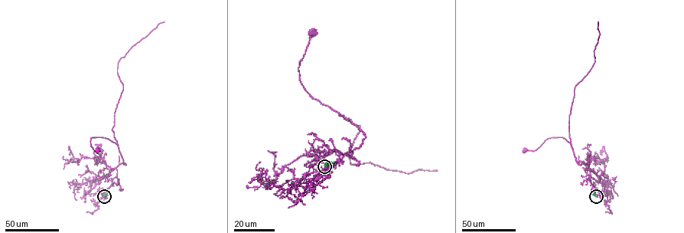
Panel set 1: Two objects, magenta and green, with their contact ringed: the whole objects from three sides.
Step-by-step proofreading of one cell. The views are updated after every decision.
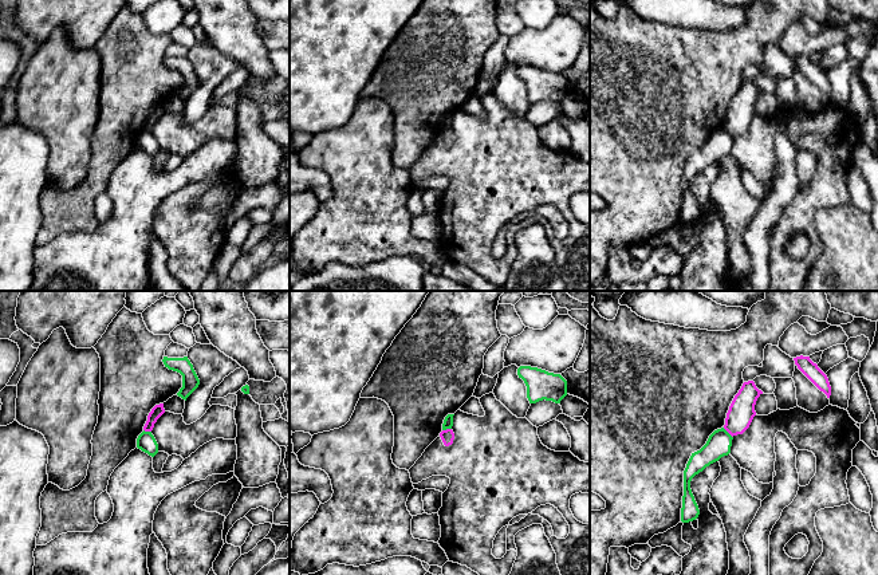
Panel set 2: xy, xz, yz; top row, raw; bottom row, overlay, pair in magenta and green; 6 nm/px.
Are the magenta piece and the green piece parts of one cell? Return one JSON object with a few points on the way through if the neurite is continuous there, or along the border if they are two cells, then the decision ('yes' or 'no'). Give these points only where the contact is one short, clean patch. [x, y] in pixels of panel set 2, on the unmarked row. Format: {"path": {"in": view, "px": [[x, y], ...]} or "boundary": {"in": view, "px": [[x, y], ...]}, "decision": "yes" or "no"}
{"boundary": {"in": "yz", "px": [[723, 128], [732, 137]]}, "decision": "no"}

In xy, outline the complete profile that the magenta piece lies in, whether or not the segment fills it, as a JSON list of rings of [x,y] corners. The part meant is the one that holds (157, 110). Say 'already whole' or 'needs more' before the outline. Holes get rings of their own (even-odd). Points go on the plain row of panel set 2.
already whole; [[[164,103],[155,105],[147,115],[147,121],[143,126],[145,131],[151,131],[157,119],[165,113]]]

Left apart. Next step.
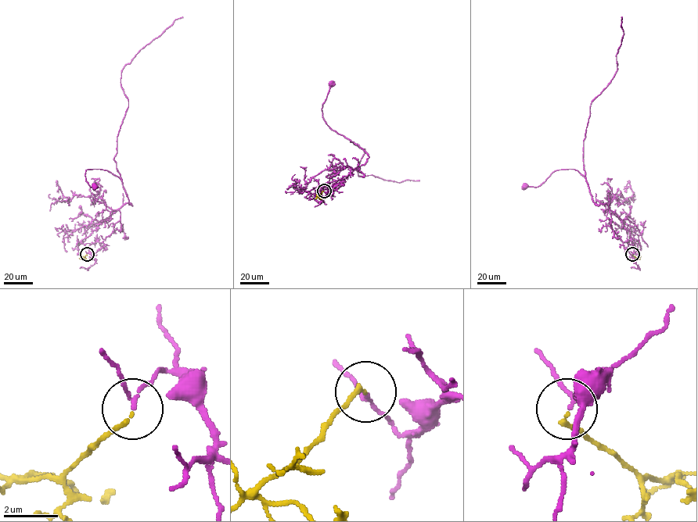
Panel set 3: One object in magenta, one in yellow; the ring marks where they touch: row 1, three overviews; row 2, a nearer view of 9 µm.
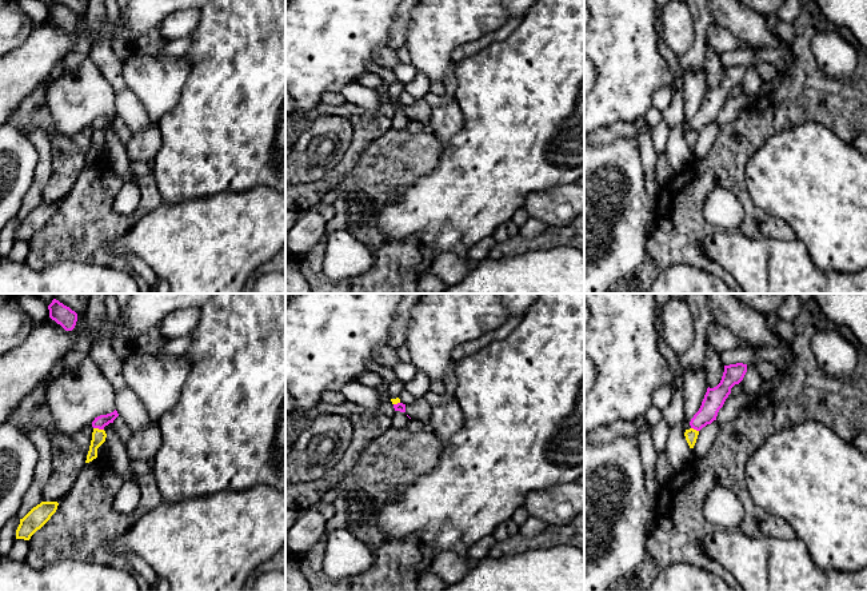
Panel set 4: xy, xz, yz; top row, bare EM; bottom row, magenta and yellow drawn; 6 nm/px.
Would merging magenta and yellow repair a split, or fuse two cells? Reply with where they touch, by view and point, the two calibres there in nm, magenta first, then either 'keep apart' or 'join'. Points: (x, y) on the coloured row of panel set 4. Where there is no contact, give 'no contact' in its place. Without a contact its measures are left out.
contact xy (99, 428); calibres 80 and 80 nm; keep apart

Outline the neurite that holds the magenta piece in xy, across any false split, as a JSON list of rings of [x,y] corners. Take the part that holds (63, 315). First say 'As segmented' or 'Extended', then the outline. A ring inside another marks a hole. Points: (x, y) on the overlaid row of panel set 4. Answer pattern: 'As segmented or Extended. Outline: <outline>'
As segmented. Outline: [[[53,299],[48,306],[49,318],[60,324],[65,331],[72,331],[77,322],[77,314],[59,300]]]

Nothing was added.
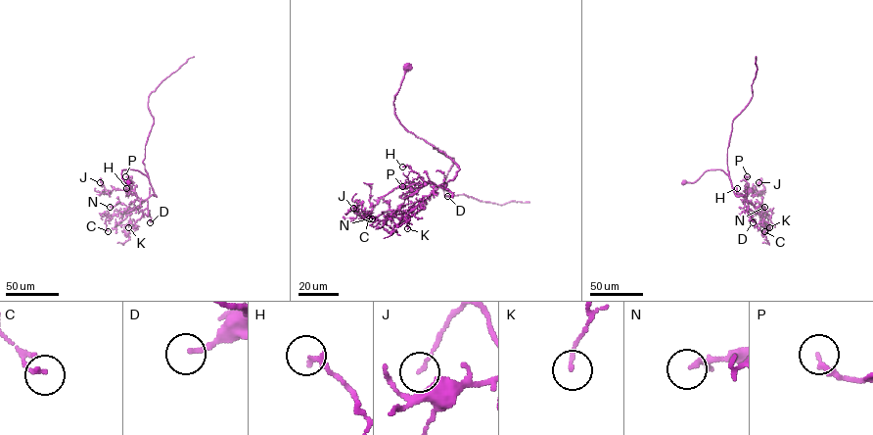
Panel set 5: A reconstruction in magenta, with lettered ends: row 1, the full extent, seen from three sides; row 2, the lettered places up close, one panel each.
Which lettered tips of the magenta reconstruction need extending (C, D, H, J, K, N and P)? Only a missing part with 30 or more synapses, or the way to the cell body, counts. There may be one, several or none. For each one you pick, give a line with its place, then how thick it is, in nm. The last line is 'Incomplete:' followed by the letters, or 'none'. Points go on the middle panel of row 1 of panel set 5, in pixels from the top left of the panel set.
N: (372, 218) | 200 nm
Incomplete: N

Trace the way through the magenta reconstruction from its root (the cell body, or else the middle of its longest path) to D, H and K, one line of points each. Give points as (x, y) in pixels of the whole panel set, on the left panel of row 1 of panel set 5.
D: (128, 182), (121, 178), (122, 169), (137, 169), (148, 177), (156, 196), (147, 199), (150, 222)
H: (128, 182), (121, 178), (121, 170), (138, 170), (148, 177), (156, 196), (151, 195), (139, 201), (126, 188)
K: (128, 182), (121, 170), (138, 170), (156, 196), (147, 199), (143, 216), (128, 227)

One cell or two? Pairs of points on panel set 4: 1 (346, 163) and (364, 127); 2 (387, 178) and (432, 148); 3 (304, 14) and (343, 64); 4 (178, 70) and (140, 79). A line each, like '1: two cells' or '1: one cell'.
1: one cell
2: one cell
3: one cell
4: one cell

